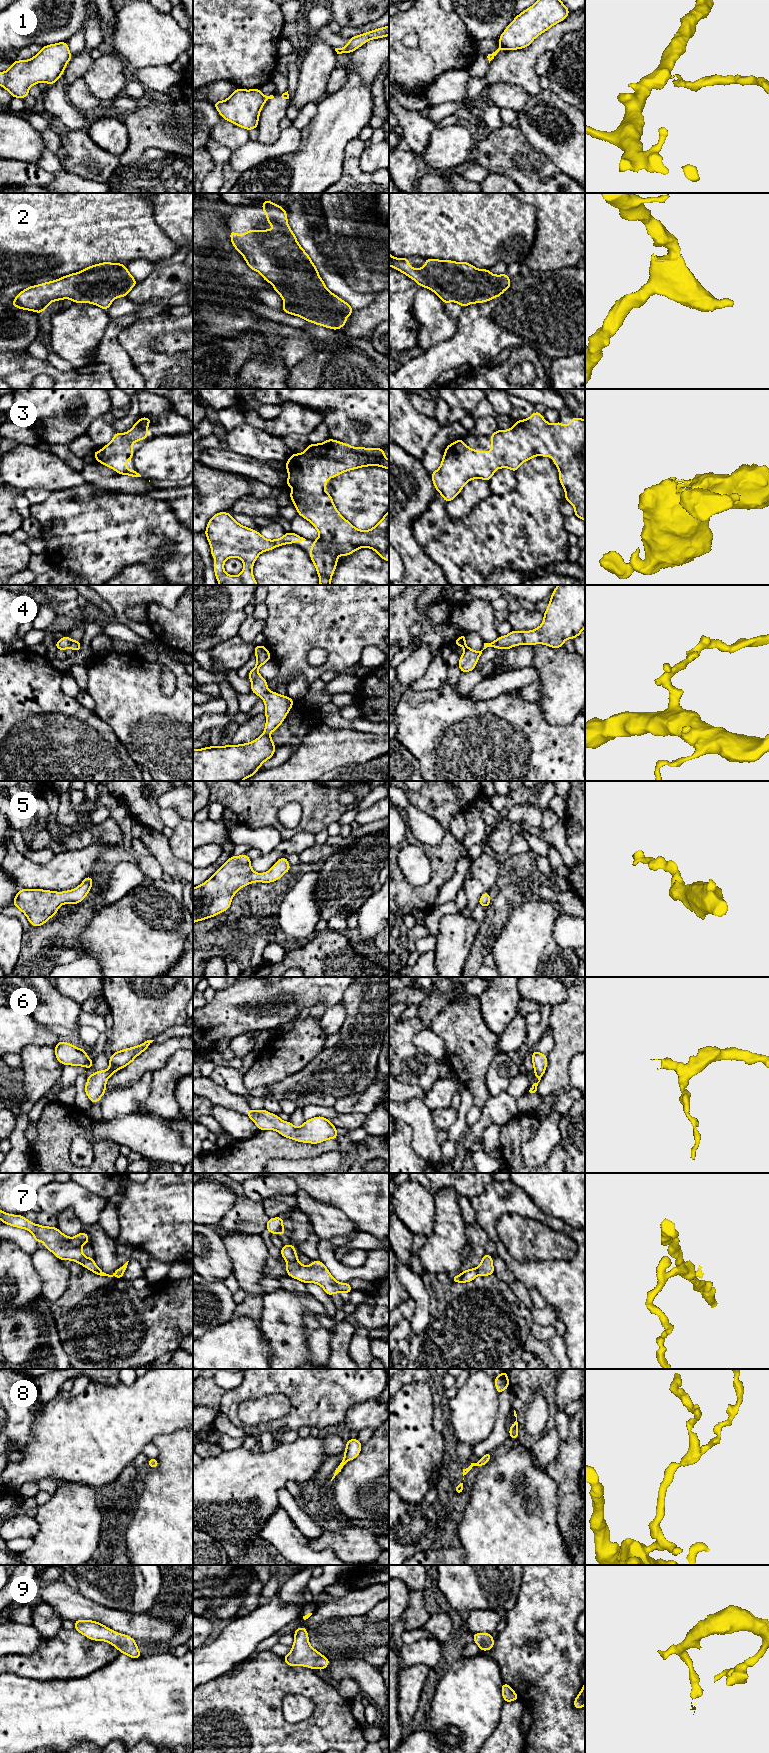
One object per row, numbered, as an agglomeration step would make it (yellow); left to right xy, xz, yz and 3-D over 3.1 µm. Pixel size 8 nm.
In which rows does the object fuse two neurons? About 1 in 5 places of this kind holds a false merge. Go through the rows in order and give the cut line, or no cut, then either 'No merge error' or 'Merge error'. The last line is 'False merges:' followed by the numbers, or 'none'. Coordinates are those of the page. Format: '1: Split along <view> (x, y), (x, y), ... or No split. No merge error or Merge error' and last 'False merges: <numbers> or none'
1: Split along xz (266, 96), (267, 99). Merge error
2: No split. No merge error
3: No split. No merge error
4: No split. No merge error
5: No split. No merge error
6: No split. No merge error
7: No split. No merge error
8: No split. No merge error
9: No split. No merge error
False merges: 1

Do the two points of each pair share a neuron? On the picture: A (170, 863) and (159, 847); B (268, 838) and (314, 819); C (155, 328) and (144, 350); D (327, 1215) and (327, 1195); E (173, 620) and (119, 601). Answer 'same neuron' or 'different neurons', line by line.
A: same neuron
B: different neurons
C: same neuron
D: different neurons
E: different neurons

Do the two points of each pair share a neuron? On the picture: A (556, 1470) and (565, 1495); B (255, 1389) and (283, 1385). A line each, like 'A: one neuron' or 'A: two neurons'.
A: one neuron
B: one neuron

